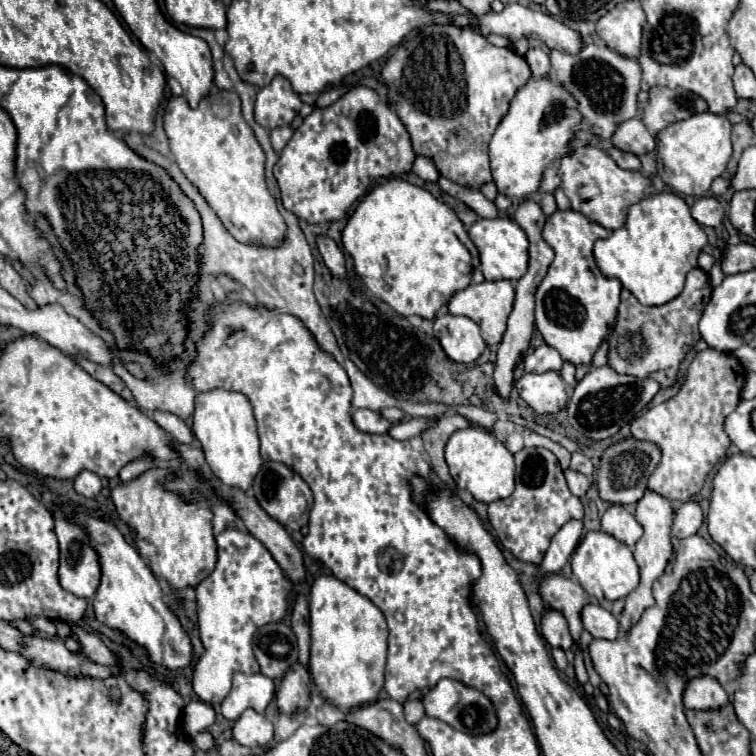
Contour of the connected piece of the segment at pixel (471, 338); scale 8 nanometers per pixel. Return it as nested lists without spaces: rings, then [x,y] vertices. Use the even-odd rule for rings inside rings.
[[[438,313],[434,319],[434,335],[446,355],[456,363],[474,363],[486,349],[486,343],[480,337],[480,327],[468,317]]]

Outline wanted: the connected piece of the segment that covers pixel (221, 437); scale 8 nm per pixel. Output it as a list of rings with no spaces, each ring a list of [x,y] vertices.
[[[212,389],[196,395],[194,407],[194,435],[198,437],[210,469],[226,483],[236,489],[248,489],[254,475],[262,467],[254,409],[242,393],[228,389]]]

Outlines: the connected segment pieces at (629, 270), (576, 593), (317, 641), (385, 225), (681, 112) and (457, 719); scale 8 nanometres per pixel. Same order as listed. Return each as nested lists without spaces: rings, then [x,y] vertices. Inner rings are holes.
[[[656,193],[634,203],[628,211],[628,221],[622,229],[612,231],[608,239],[600,239],[594,245],[594,259],[598,269],[608,279],[618,279],[642,305],[664,305],[678,297],[684,289],[684,279],[690,269],[696,267],[696,259],[706,245],[706,233],[690,215],[690,207],[674,193]]]
[[[552,575],[548,579],[544,579],[542,587],[540,587],[540,595],[542,599],[556,611],[560,611],[570,627],[572,639],[576,645],[580,645],[580,633],[582,633],[582,607],[588,603],[598,603],[594,597],[590,597],[588,593],[584,593],[584,589],[566,577],[560,575]]]
[[[320,575],[310,589],[310,675],[320,695],[342,711],[376,701],[384,685],[388,627],[384,613],[334,575]]]
[[[390,179],[378,185],[372,193],[350,215],[344,231],[342,245],[352,257],[358,277],[364,281],[366,289],[372,291],[380,301],[388,303],[402,317],[420,315],[424,319],[434,319],[434,313],[448,305],[456,291],[462,291],[472,281],[472,256],[465,242],[470,239],[464,224],[456,213],[426,189],[406,183],[402,179]]]
[[[656,85],[650,89],[648,103],[644,111],[640,111],[640,115],[650,133],[656,135],[658,131],[666,129],[670,123],[688,119],[704,111],[708,111],[708,103],[702,97],[686,89],[670,89]]]
[[[442,679],[436,683],[436,687],[432,687],[424,697],[422,703],[426,703],[426,715],[440,719],[444,723],[448,723],[450,727],[468,733],[468,735],[484,735],[490,733],[492,729],[496,729],[496,711],[494,705],[488,697],[484,697],[480,691],[466,687],[454,679]]]

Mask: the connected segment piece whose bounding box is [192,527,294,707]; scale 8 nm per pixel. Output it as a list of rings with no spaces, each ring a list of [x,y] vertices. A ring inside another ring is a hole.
[[[226,527],[216,536],[218,559],[214,572],[196,587],[198,629],[204,645],[204,655],[194,669],[196,695],[218,707],[232,689],[232,675],[260,673],[258,661],[252,653],[252,637],[258,627],[278,623],[288,611],[288,597],[294,583],[284,575],[282,567],[270,551],[248,531]],[[206,585],[218,585],[216,591]]]

